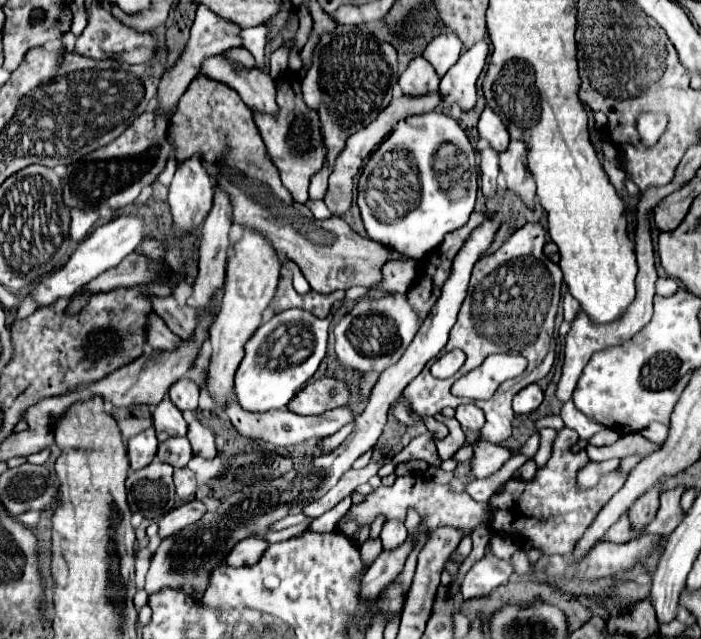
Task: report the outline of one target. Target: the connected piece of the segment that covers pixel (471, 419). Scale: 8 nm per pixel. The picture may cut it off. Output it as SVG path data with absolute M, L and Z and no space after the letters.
M473 403L469 405L459 405L455 419L461 423L463 429L471 429L471 431L479 431L485 425L485 415L479 407L475 407Z

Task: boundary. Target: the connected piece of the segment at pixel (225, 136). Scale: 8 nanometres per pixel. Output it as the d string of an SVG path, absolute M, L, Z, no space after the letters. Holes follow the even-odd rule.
M197 75L177 103L177 111L169 125L169 137L175 143L179 161L193 153L203 153L205 169L215 175L233 201L233 223L263 233L279 255L299 265L313 291L347 291L353 285L371 289L381 283L381 267L389 261L391 249L369 237L361 237L341 217L317 221L307 205L299 205L291 199L289 191L281 185L277 169L269 163L251 109L247 109L233 89ZM227 147L231 149L229 153L225 153Z

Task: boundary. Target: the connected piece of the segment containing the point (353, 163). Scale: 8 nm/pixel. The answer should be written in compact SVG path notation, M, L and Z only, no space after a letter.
M437 91L437 93L427 93L425 97L405 97L405 95L401 95L401 97L393 99L393 101L377 115L377 119L375 119L373 123L369 123L365 129L357 131L355 135L351 135L351 137L347 139L347 145L345 145L345 149L341 151L341 155L337 157L335 169L333 169L331 177L329 177L329 189L327 189L327 195L325 195L325 205L329 207L329 211L331 211L333 215L343 215L343 213L351 207L351 187L353 187L353 177L355 177L355 173L357 173L359 167L365 163L365 159L379 147L379 143L391 133L391 129L397 125L397 121L399 121L399 119L405 119L405 117L409 117L409 115L433 111L433 109L437 109L437 107L441 105L441 101L443 101L443 97L441 97L439 91Z

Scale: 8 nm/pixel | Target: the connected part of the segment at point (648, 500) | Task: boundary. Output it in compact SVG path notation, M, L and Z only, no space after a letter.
M655 485L653 489L649 489L645 495L641 495L633 507L629 509L629 521L631 521L631 529L635 533L643 531L645 525L649 525L657 513L657 507L659 507L659 489L661 485Z

